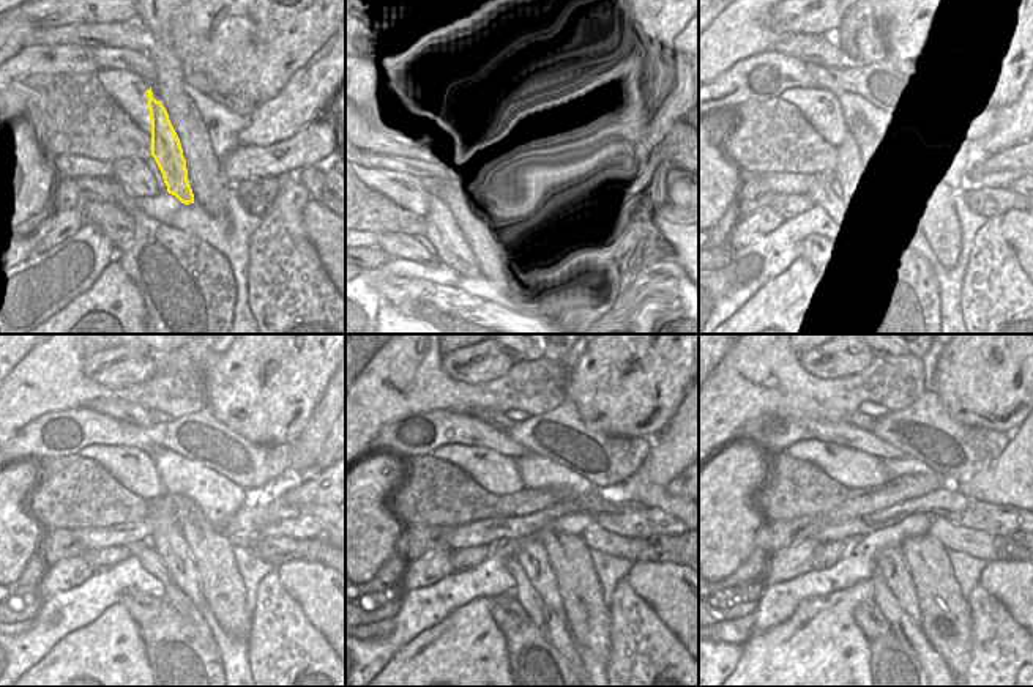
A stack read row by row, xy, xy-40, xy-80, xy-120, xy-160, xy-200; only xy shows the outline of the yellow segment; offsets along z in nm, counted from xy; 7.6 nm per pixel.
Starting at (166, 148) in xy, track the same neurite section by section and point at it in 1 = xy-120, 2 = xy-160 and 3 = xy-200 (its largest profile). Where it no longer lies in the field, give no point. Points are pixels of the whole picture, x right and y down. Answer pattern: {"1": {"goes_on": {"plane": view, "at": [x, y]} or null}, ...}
{"1": {"goes_on": {"plane": "xy-120", "at": [171, 544]}}, "2": {"goes_on": {"plane": "xy-160", "at": [532, 557]}}, "3": {"goes_on": {"plane": "xy-200", "at": [890, 563]}}}

